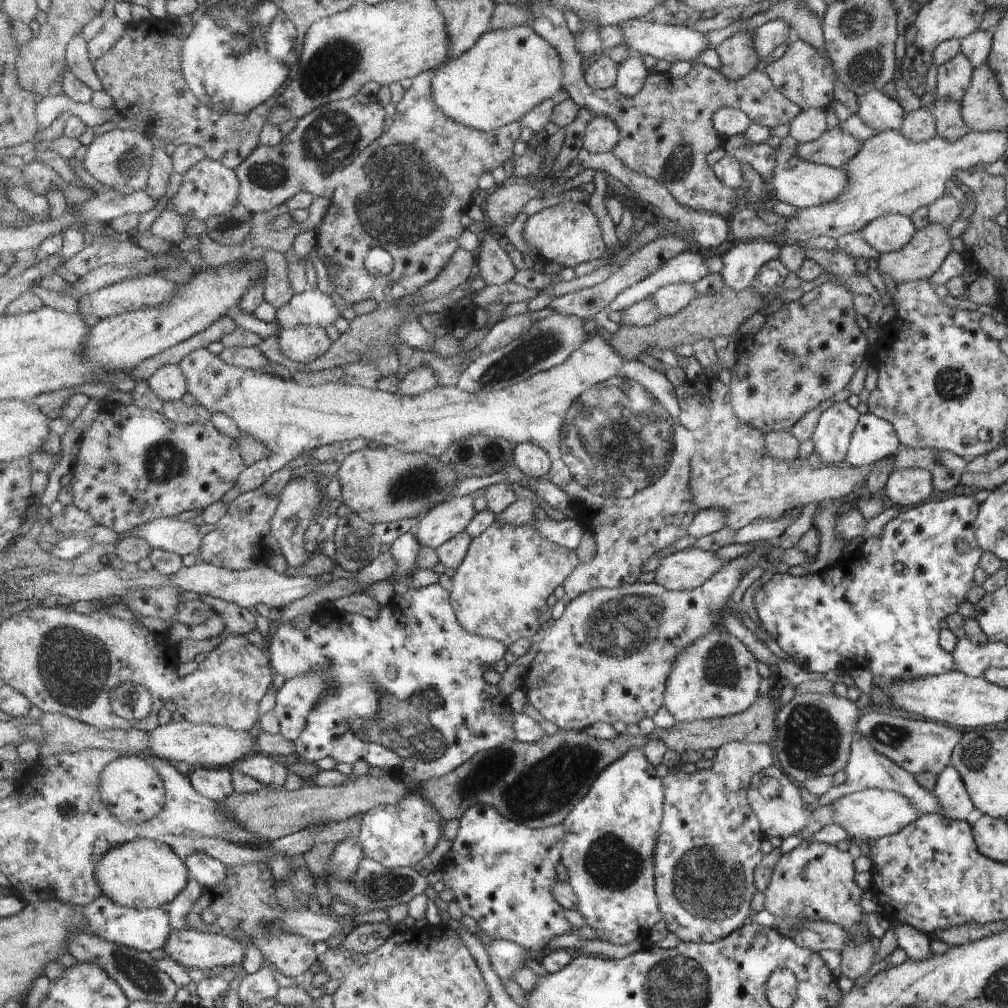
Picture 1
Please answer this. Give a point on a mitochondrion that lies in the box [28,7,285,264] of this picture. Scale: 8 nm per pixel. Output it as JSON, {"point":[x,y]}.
{"point":[132,163]}

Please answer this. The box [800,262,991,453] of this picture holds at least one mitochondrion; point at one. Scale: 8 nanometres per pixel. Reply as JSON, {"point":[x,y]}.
{"point":[952,384]}

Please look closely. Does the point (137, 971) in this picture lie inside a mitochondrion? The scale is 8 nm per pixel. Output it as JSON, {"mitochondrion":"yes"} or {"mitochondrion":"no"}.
{"mitochondrion":"yes"}

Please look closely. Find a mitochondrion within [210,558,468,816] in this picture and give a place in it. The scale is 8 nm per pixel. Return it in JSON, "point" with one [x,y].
{"point":[415,735]}

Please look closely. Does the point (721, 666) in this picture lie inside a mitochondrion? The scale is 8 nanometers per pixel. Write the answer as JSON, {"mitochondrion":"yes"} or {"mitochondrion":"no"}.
{"mitochondrion":"yes"}

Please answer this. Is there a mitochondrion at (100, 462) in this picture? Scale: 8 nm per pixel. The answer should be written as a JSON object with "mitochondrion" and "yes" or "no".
{"mitochondrion":"no"}

